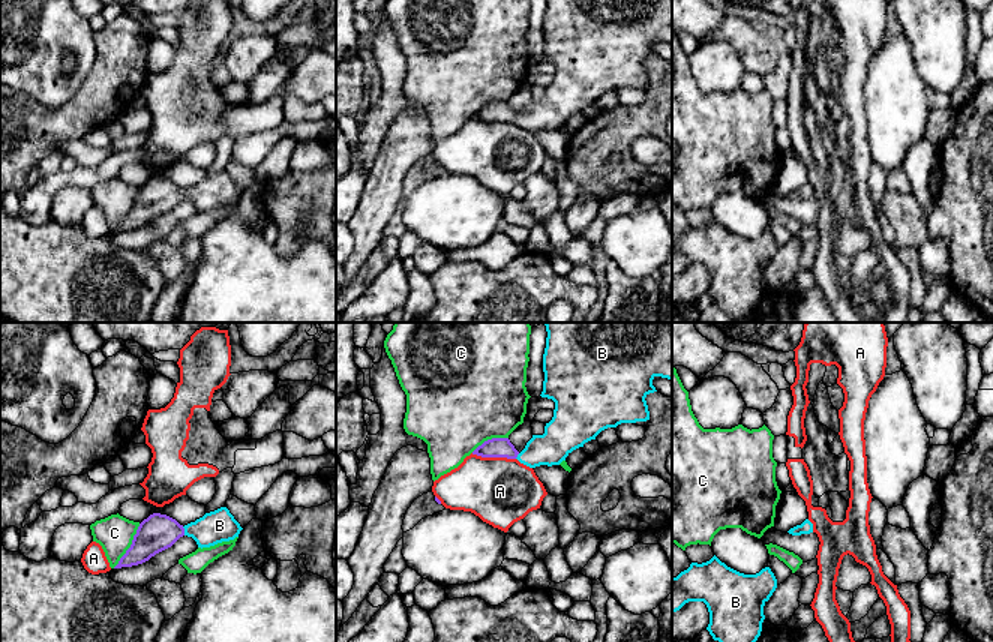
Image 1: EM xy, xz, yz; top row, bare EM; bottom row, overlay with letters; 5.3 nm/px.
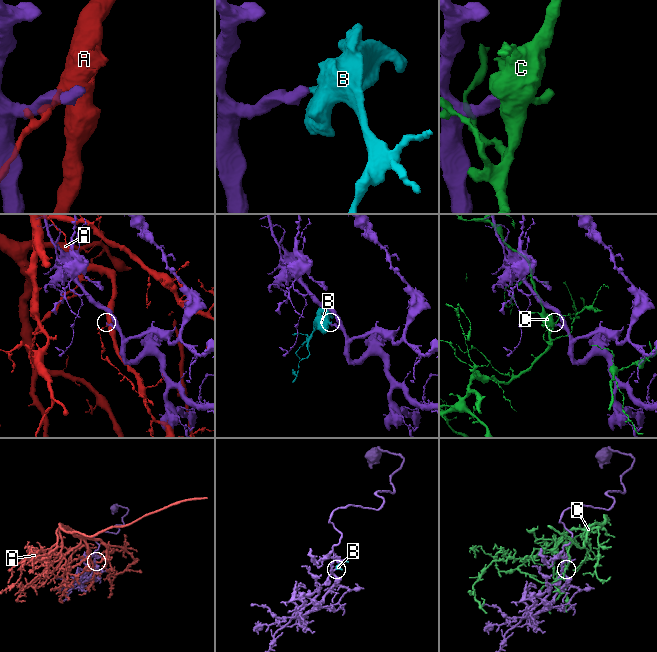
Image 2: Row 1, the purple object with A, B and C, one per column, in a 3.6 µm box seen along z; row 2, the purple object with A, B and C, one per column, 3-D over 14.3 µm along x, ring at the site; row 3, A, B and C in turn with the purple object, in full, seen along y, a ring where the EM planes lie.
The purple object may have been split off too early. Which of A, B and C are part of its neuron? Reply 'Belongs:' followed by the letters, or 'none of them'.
Belongs: B

